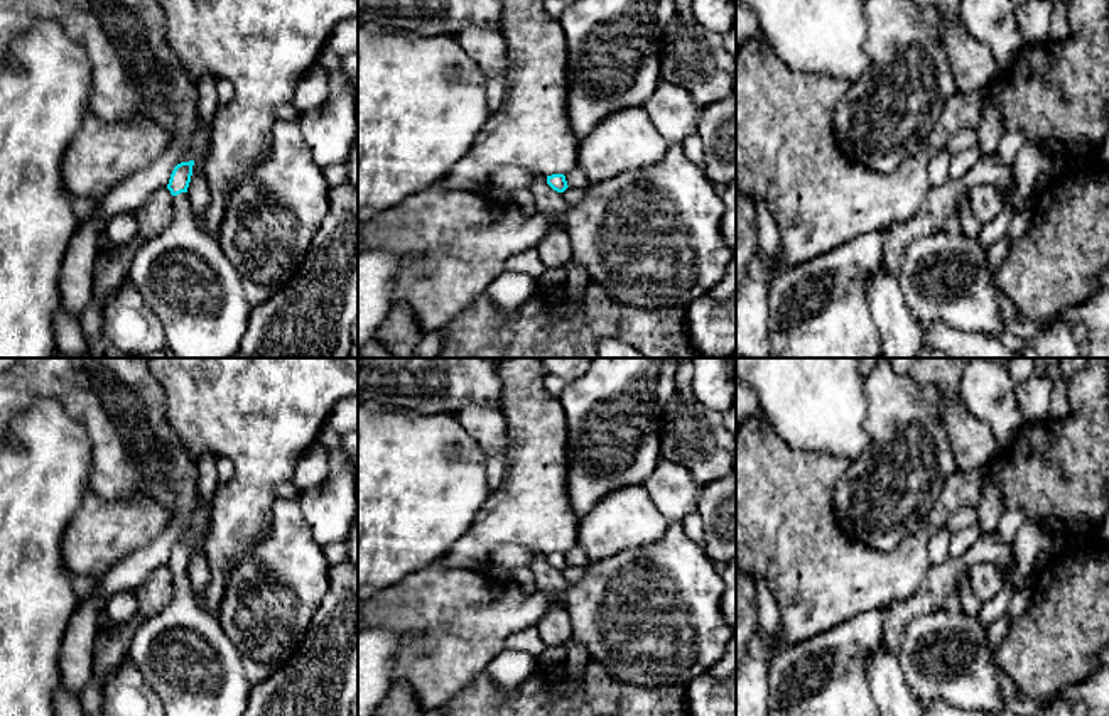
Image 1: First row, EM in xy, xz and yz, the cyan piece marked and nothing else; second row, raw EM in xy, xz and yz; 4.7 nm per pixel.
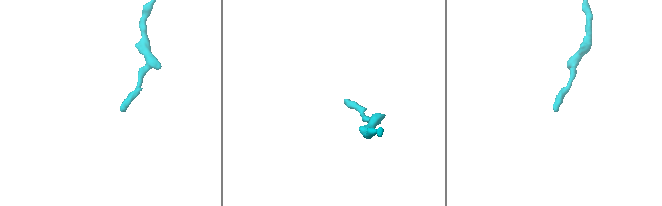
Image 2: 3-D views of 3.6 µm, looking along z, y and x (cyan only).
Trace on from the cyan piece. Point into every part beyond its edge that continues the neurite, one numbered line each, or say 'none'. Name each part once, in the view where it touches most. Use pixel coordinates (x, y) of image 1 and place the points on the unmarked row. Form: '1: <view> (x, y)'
1: xy (183, 652)

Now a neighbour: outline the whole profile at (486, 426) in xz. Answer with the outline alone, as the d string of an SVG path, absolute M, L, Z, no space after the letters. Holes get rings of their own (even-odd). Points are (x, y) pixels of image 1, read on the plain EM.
M471 405L461 409L456 419L486 456L495 453L506 454L508 429L498 409Z

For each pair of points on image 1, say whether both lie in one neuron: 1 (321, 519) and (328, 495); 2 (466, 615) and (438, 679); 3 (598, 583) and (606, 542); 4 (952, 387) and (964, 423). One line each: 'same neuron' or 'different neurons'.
1: same neuron
2: same neuron
3: different neurons
4: same neuron

